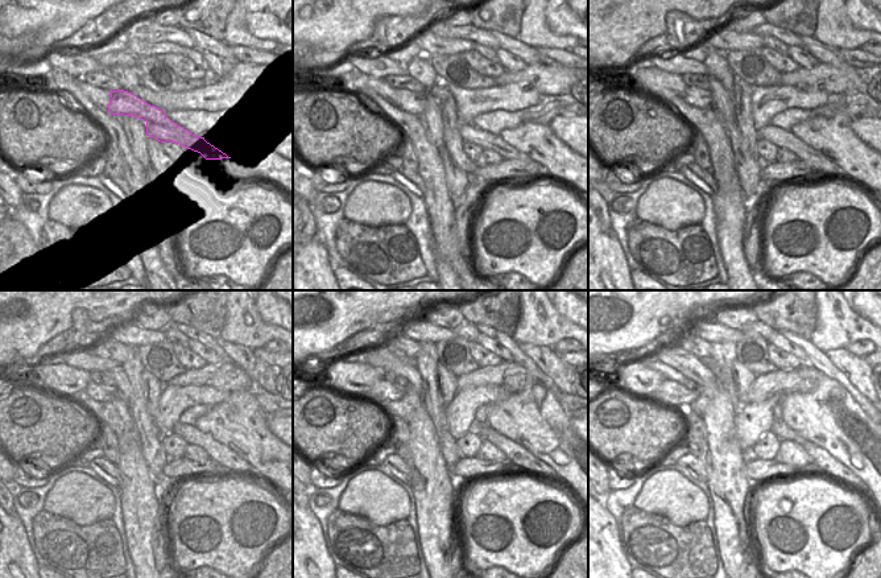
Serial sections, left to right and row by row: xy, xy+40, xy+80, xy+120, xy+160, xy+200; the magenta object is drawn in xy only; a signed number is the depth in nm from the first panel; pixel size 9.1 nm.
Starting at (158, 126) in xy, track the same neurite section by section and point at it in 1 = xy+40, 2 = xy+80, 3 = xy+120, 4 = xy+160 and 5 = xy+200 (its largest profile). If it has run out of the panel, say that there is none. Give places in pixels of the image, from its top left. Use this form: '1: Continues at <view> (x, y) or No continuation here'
1: Continues at xy+40 (471, 133)
2: Continues at xy+80 (780, 137)
3: Continues at xy+120 (228, 459)
4: Continues at xy+160 (517, 454)
5: Continues at xy+200 (828, 465)

